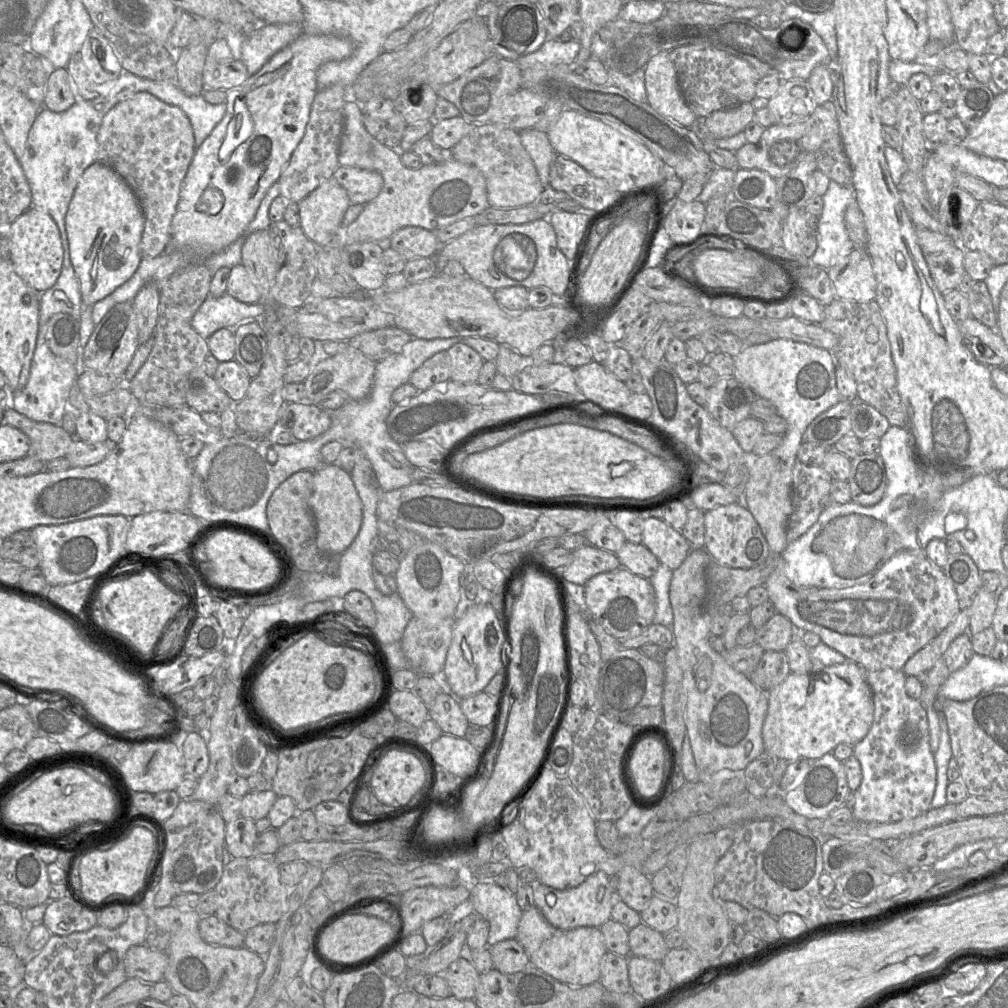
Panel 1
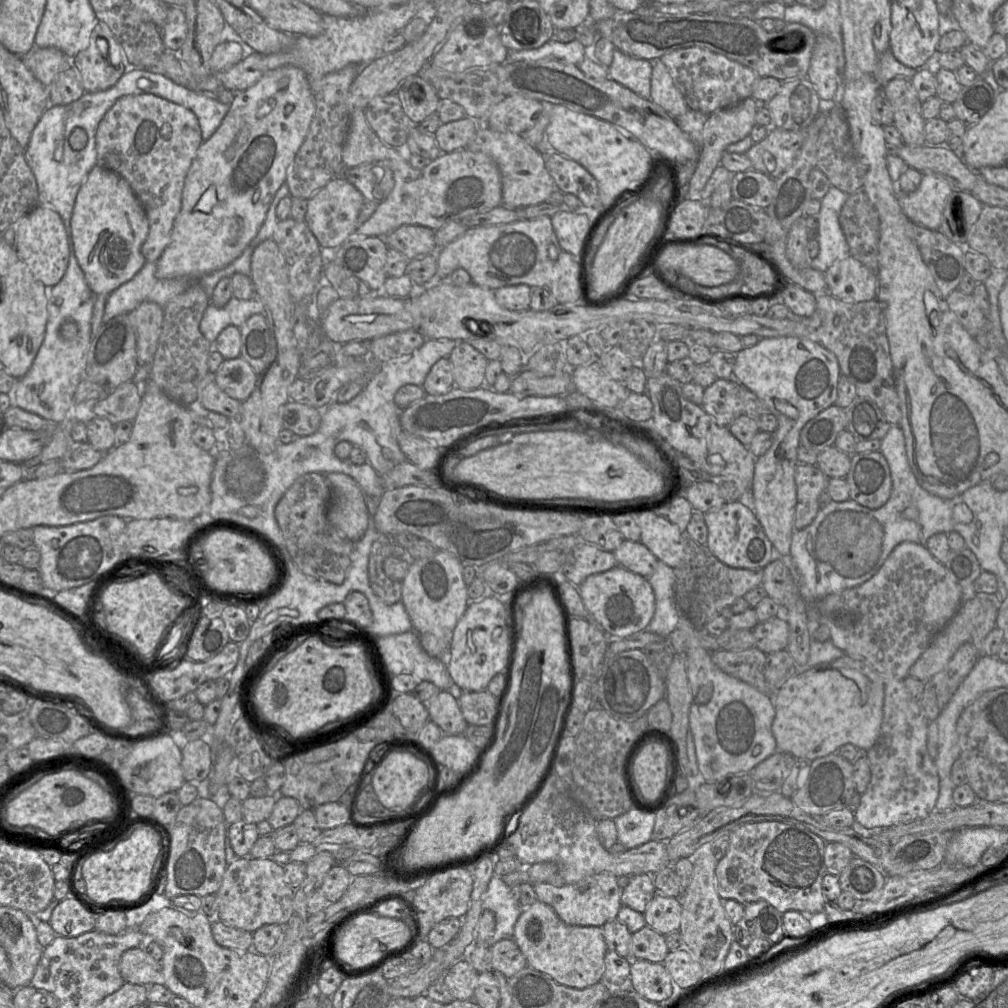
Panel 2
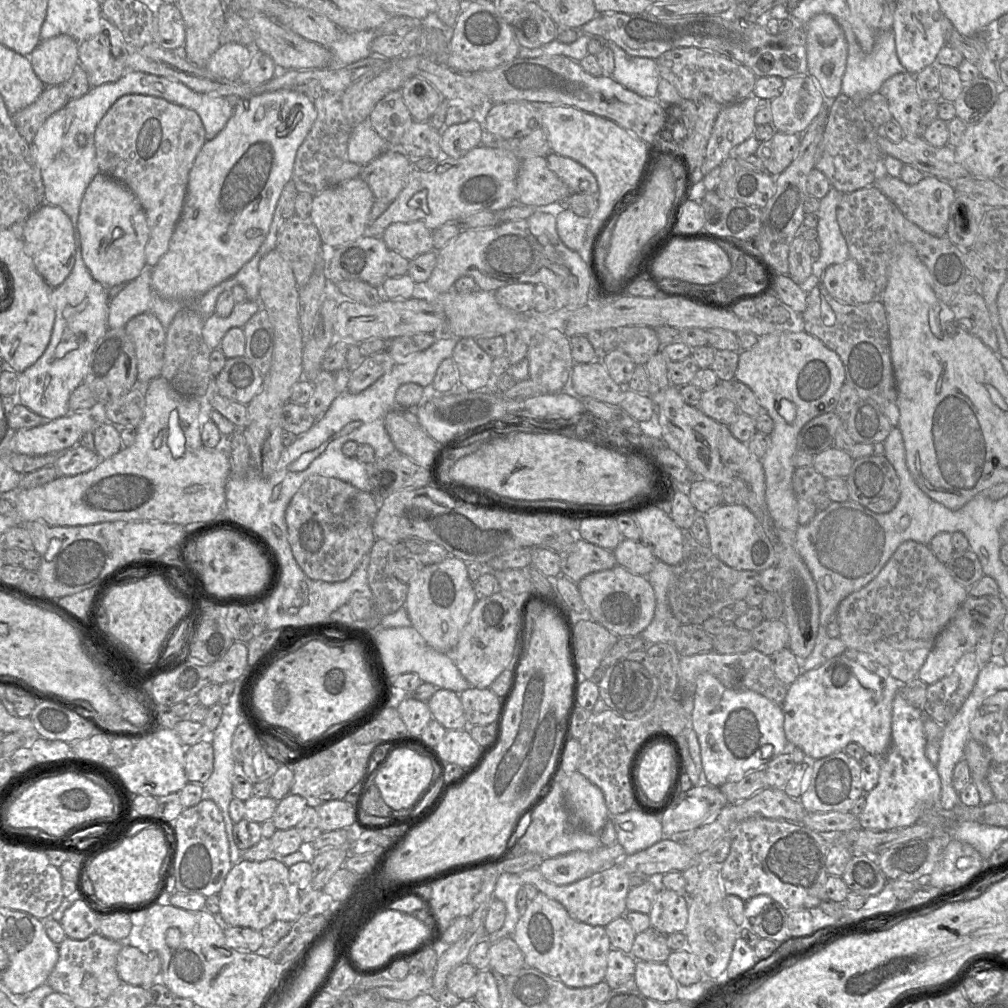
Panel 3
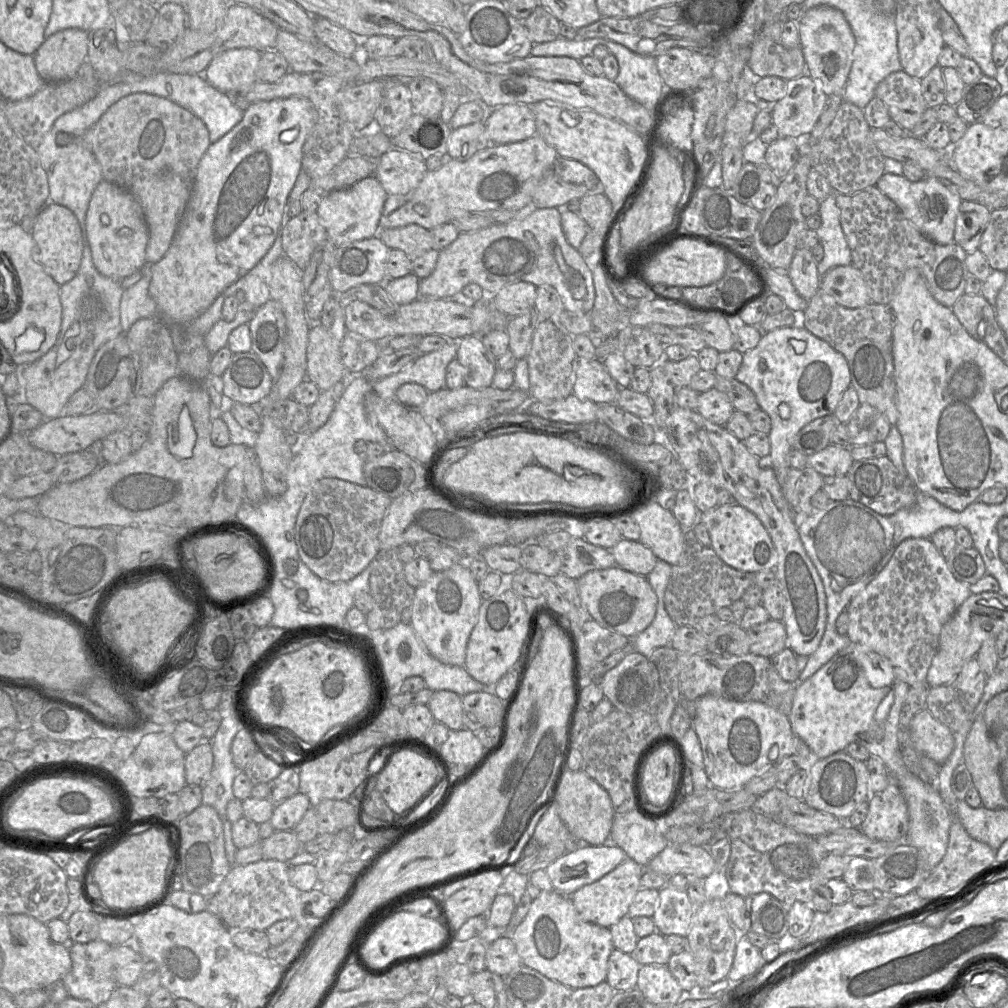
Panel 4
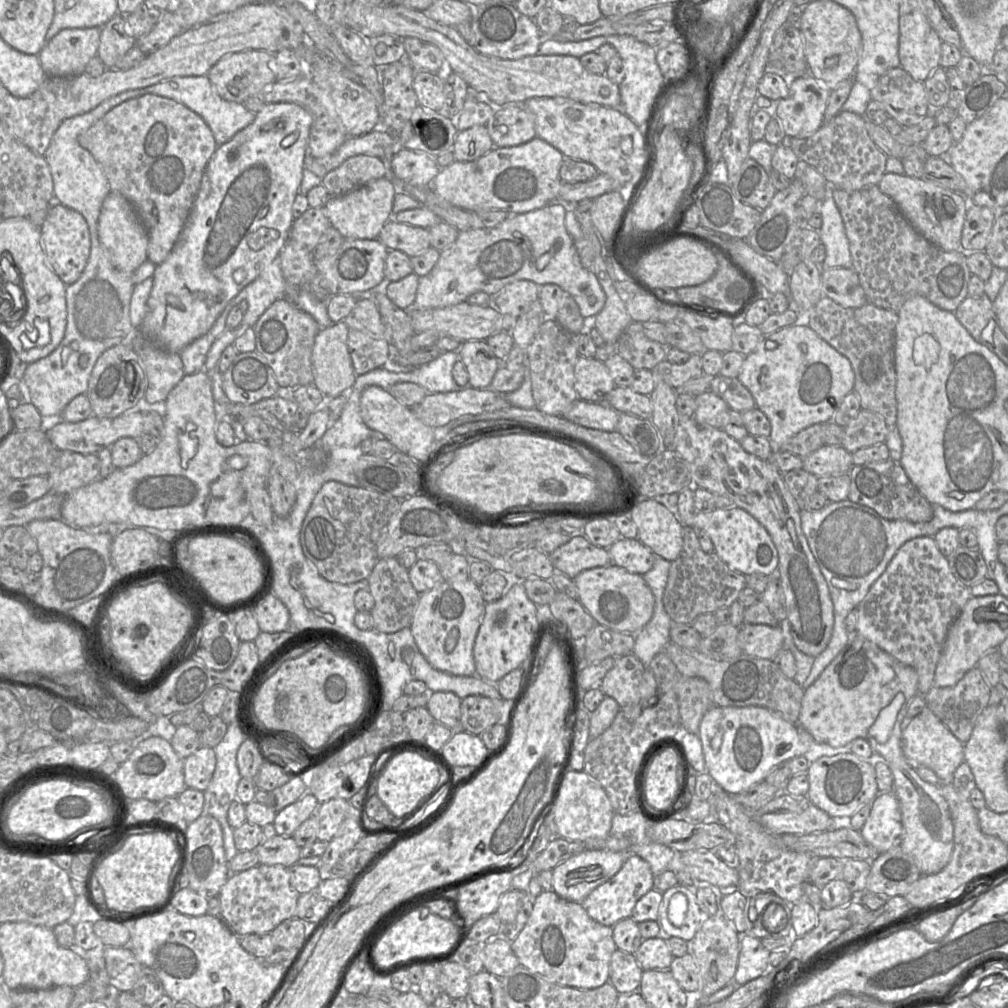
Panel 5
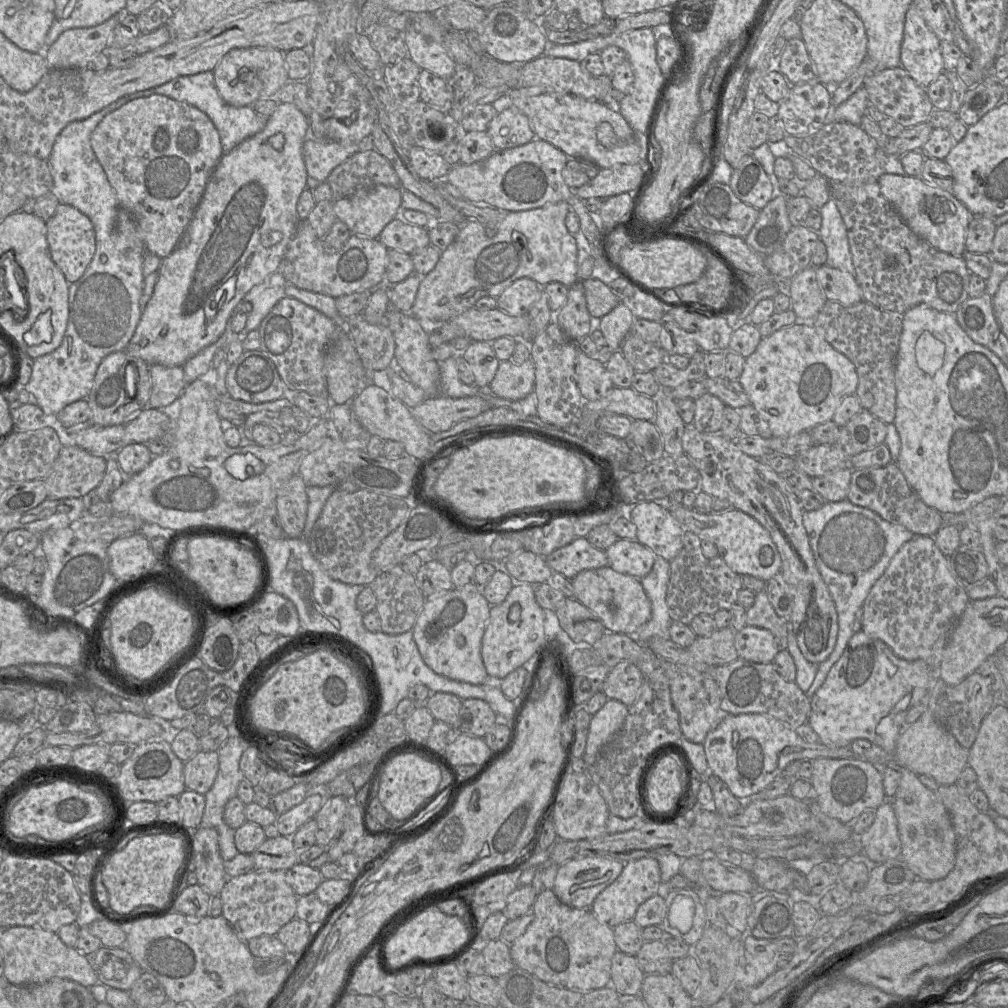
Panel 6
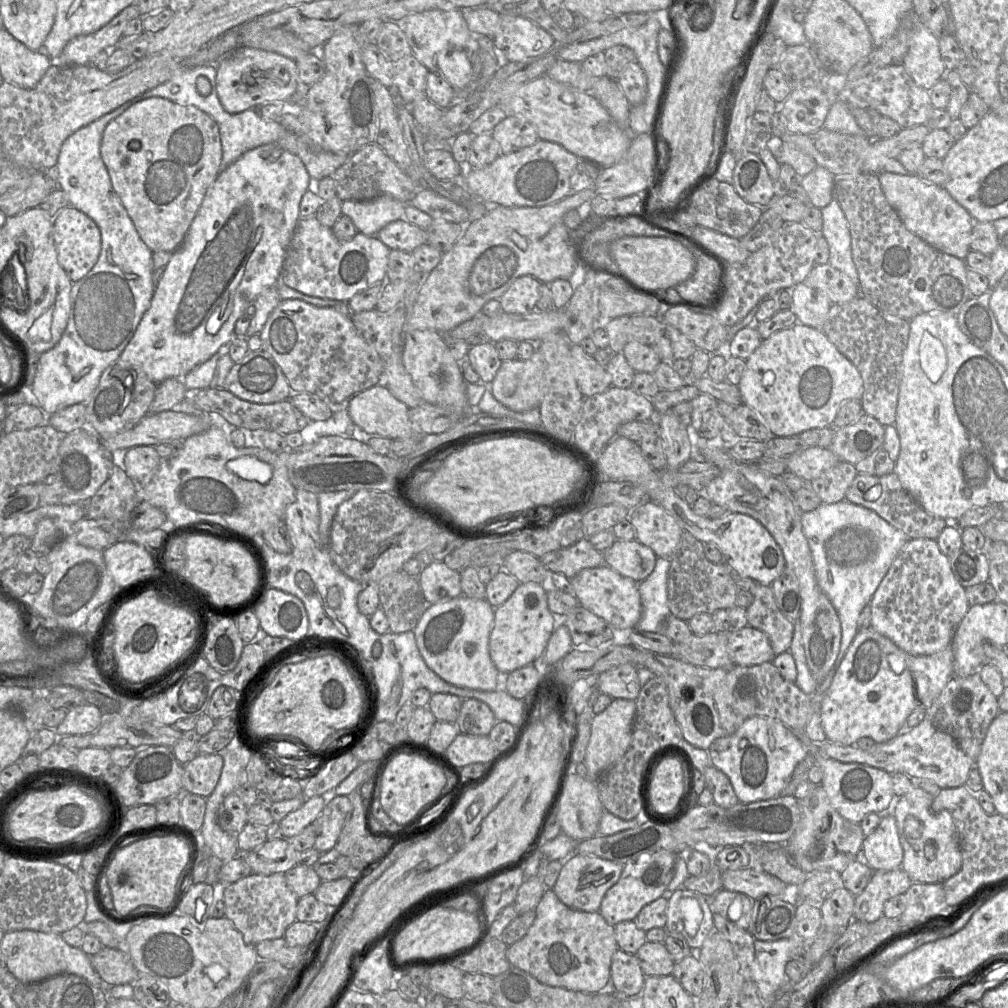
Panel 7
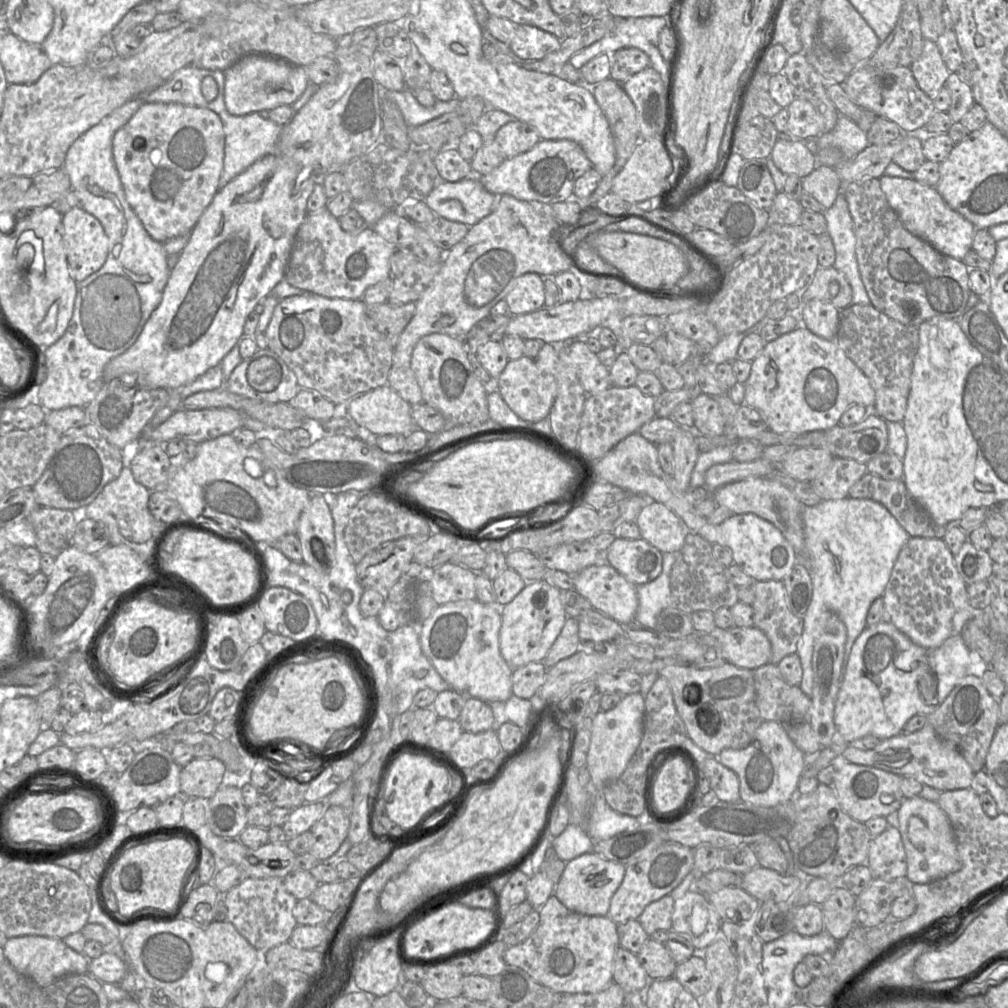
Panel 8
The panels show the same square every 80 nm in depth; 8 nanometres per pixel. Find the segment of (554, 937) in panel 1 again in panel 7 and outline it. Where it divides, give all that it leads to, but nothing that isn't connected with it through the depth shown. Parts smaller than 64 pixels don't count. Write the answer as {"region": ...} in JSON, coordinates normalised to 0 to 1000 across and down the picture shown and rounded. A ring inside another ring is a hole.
{"region":[[[543,882],[531,901],[532,912],[516,933],[505,938],[502,947],[508,958],[514,959],[531,969],[537,975],[563,982],[593,985],[606,980],[606,955],[613,942],[609,919],[606,919],[594,905],[578,905],[564,901],[556,894],[549,882]]]}

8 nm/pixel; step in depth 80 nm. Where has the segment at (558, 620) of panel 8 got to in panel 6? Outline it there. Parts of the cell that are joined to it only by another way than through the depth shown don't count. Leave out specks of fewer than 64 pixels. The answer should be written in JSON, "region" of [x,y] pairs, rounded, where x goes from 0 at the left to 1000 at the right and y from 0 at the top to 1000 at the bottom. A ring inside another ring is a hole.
{"region":[[[509,581],[502,594],[486,602],[485,615],[477,638],[477,651],[485,673],[497,676],[506,667],[518,662],[529,650],[542,644],[541,608],[530,590],[530,581]]]}

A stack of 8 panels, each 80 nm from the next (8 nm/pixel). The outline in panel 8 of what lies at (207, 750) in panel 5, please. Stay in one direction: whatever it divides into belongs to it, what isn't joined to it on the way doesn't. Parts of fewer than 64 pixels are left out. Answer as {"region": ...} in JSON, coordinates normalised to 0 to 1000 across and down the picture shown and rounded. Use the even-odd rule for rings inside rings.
{"region":[[[191,752],[180,762],[180,788],[184,792],[208,793],[217,783],[224,761],[217,753]]]}

